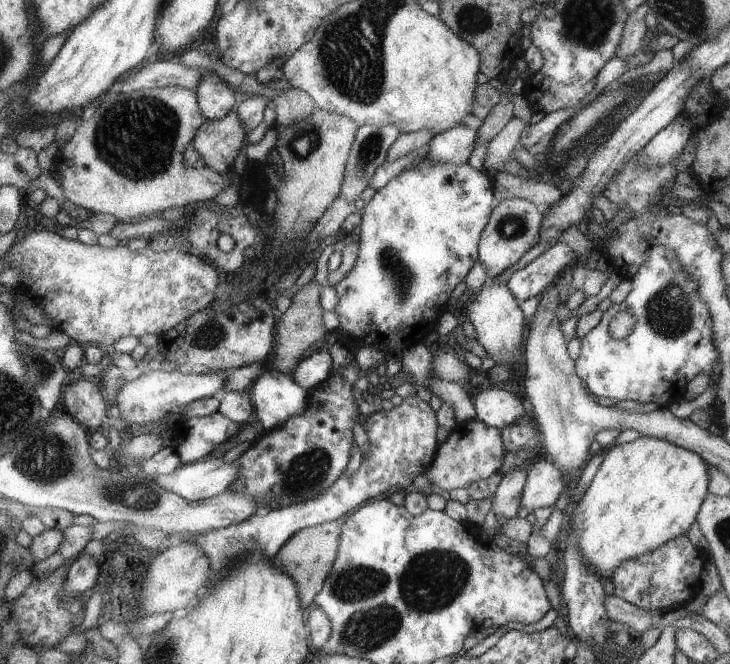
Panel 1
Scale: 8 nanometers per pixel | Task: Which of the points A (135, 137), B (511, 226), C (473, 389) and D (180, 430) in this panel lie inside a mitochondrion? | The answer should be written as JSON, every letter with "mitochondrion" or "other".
{"A":"mitochondrion","B":"mitochondrion","C":"other","D":"other"}

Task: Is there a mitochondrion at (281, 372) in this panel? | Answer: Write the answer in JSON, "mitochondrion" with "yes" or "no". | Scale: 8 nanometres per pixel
{"mitochondrion":"no"}

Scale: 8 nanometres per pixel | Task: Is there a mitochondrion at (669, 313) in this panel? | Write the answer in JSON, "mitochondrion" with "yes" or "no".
{"mitochondrion":"yes"}

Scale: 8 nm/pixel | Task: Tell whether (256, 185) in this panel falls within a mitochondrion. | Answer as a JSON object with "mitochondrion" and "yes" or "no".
{"mitochondrion":"no"}

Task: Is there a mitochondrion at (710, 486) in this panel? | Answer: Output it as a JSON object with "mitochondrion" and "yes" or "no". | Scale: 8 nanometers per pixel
{"mitochondrion":"no"}

